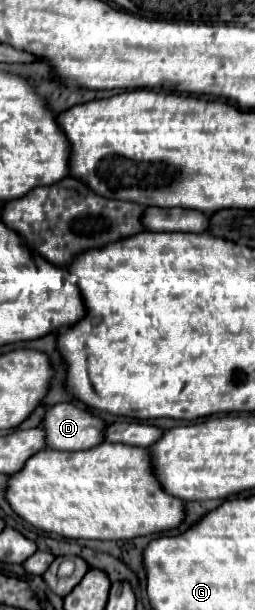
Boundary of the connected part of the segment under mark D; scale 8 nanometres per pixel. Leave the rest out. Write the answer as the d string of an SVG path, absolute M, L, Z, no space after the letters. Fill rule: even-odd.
M70 402L56 404L44 412L42 430L48 448L54 450L88 450L102 442L104 422L76 408Z

